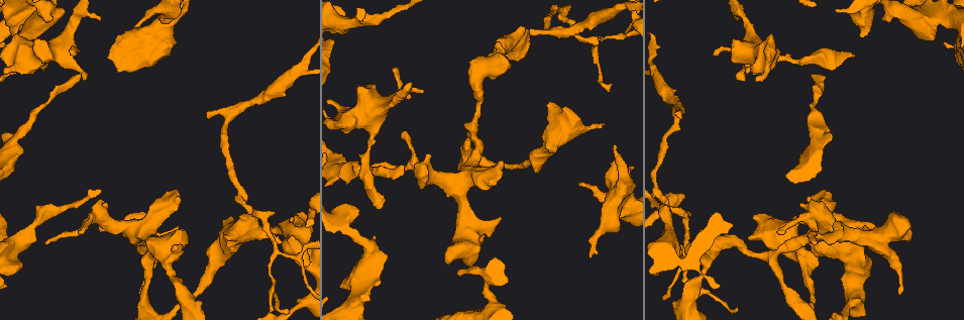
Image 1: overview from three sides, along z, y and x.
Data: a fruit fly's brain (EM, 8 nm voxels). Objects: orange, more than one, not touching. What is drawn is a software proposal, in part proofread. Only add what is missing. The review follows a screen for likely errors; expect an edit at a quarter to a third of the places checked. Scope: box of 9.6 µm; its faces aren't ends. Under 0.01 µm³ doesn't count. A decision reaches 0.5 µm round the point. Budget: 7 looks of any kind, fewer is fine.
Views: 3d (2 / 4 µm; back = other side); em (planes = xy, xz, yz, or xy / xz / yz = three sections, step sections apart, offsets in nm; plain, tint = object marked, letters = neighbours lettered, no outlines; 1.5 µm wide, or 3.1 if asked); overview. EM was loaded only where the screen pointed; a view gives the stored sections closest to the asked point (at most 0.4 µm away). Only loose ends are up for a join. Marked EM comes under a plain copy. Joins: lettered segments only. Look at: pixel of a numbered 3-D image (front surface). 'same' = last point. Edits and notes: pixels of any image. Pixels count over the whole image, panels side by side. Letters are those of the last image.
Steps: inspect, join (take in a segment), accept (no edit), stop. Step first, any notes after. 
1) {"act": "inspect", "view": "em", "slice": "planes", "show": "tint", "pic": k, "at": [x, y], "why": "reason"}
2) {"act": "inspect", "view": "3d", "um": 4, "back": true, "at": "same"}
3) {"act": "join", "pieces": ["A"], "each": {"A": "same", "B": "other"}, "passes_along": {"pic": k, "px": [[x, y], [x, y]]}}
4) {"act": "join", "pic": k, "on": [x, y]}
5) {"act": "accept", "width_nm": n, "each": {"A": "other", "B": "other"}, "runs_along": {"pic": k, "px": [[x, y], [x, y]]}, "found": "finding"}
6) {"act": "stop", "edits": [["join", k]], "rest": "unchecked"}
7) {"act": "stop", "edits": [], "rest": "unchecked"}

{"act": "inspect", "view": "3d", "um": 2, "pic": 1, "at": [679, 117], "why": "free end"}

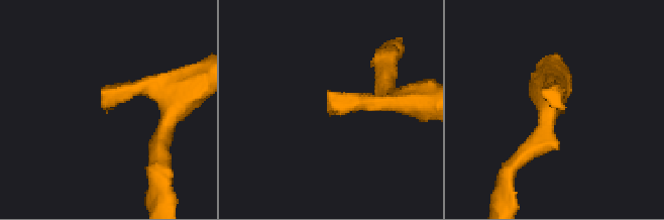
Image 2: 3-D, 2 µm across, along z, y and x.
{"act": "inspect", "view": "em", "slice": "planes", "show": "letters", "pic": 2, "at": [329, 113], "why": "need the tissue"}

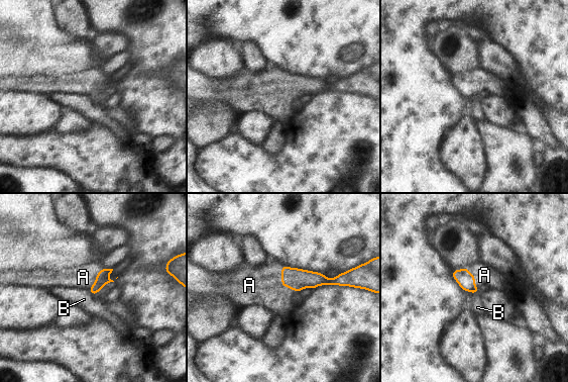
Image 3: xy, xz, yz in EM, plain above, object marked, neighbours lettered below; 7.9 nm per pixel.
{"act": "join", "pic": 3, "on": [261, 285], "longest_contact_nm": ["A", 260], "each": {"A": "same", "B": "other"}, "found": "the neuron continues"}

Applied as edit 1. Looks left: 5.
{"act": "inspect", "view": "overview", "why": "see it whole again"}

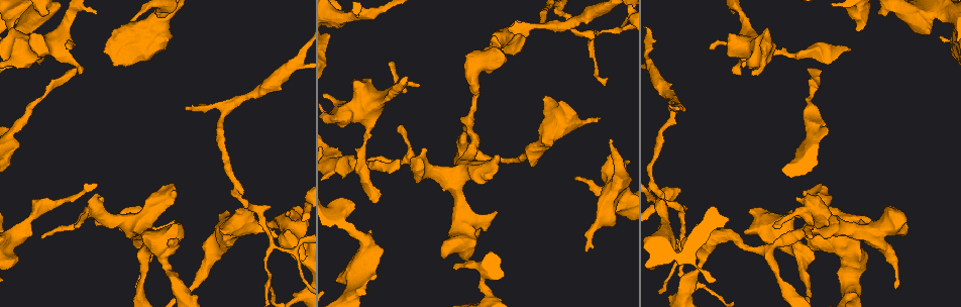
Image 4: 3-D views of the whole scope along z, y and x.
{"act": "inspect", "view": "em", "slice": "yz", "step": 4, "show": "tint", "pic": 4, "at": [67, 47], "why": "thin end"}

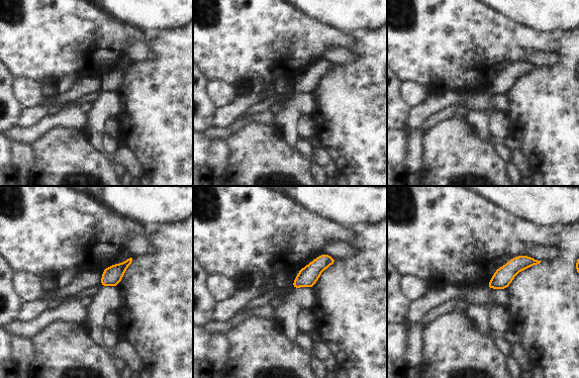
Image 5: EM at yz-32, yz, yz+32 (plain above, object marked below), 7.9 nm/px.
{"act": "inspect", "view": "em", "slice": "planes", "show": "letters", "at": "same"}

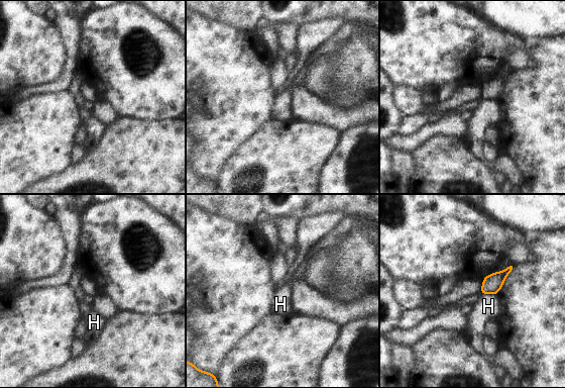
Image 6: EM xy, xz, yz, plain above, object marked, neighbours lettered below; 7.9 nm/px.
{"act": "accept", "longest_contact_nm": ["H", 130], "each": {"H": "other"}, "found": "no lettered segment goes on from it"}

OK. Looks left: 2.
{"act": "inspect", "view": "em", "slice": "yz", "step": 4, "show": "letters", "pic": 4, "at": [600, 119], "why": "an open end"}

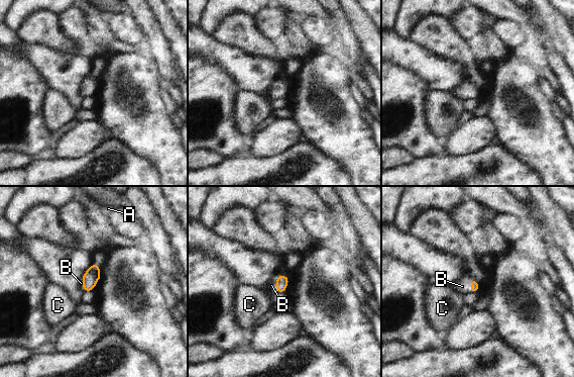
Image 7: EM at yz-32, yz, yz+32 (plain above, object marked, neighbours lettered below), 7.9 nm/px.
{"act": "inspect", "view": "em", "slice": "planes", "show": "letters", "at": "same"}

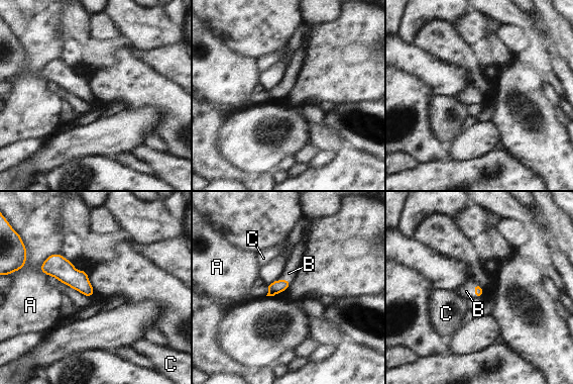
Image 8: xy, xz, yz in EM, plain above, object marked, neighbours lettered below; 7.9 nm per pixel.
{"act": "join", "pic": 8, "on": [289, 273], "longest_contact_nm": ["A", 220], "each": {"A": "other", "B": "same", "C": "other"}, "passes_along": {"pic": 8, "px": [[277, 286], [283, 280], [289, 273]]}, "found": "it goes on there"}

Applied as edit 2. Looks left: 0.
{"act": "stop", "edits": [["join", 3], ["join", 8]], "rest": "unchecked"}

